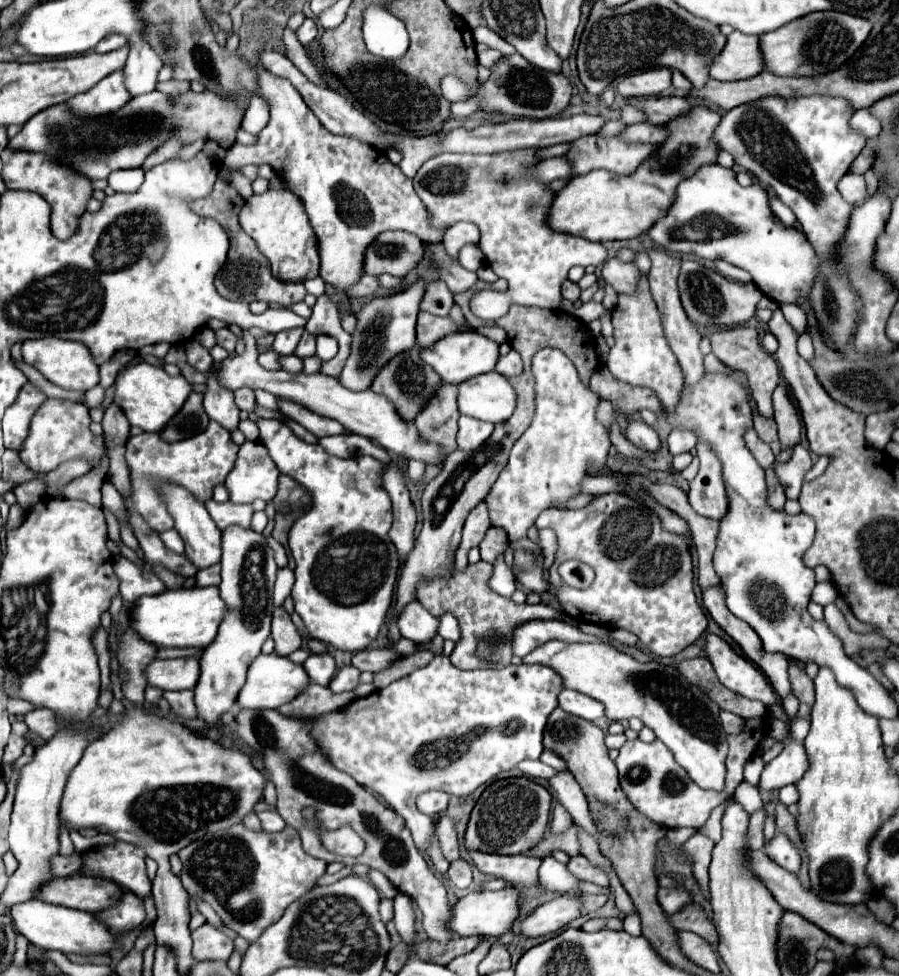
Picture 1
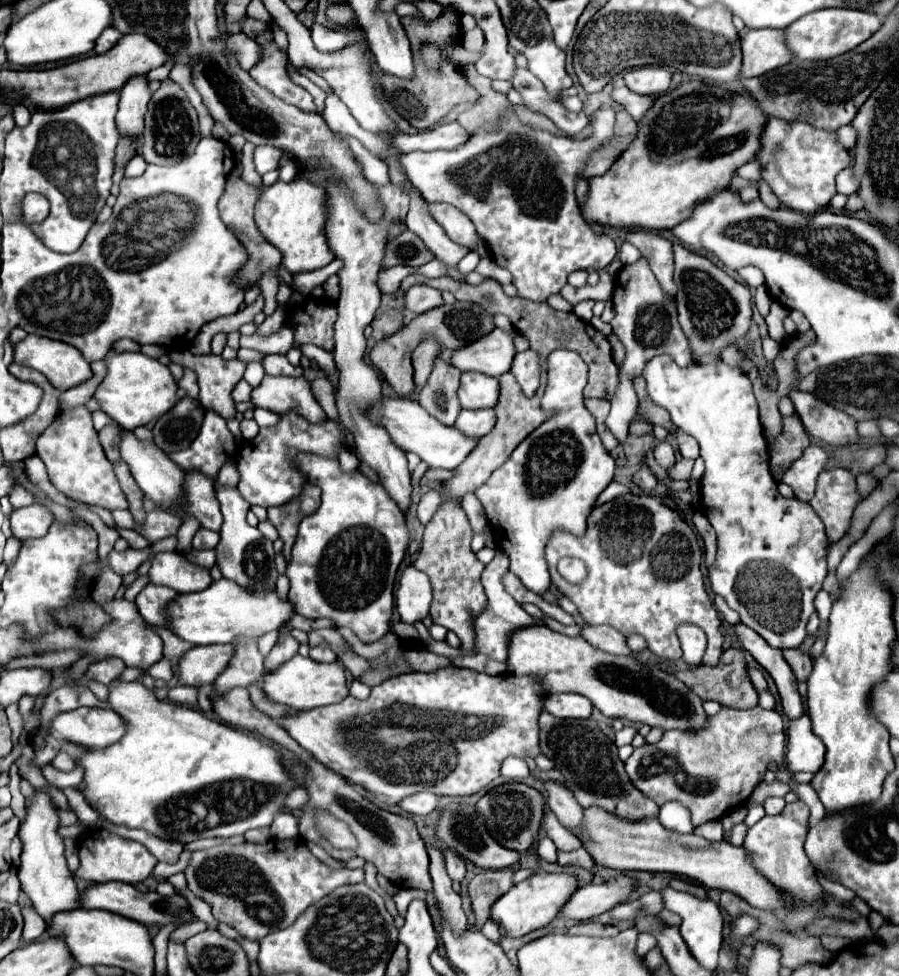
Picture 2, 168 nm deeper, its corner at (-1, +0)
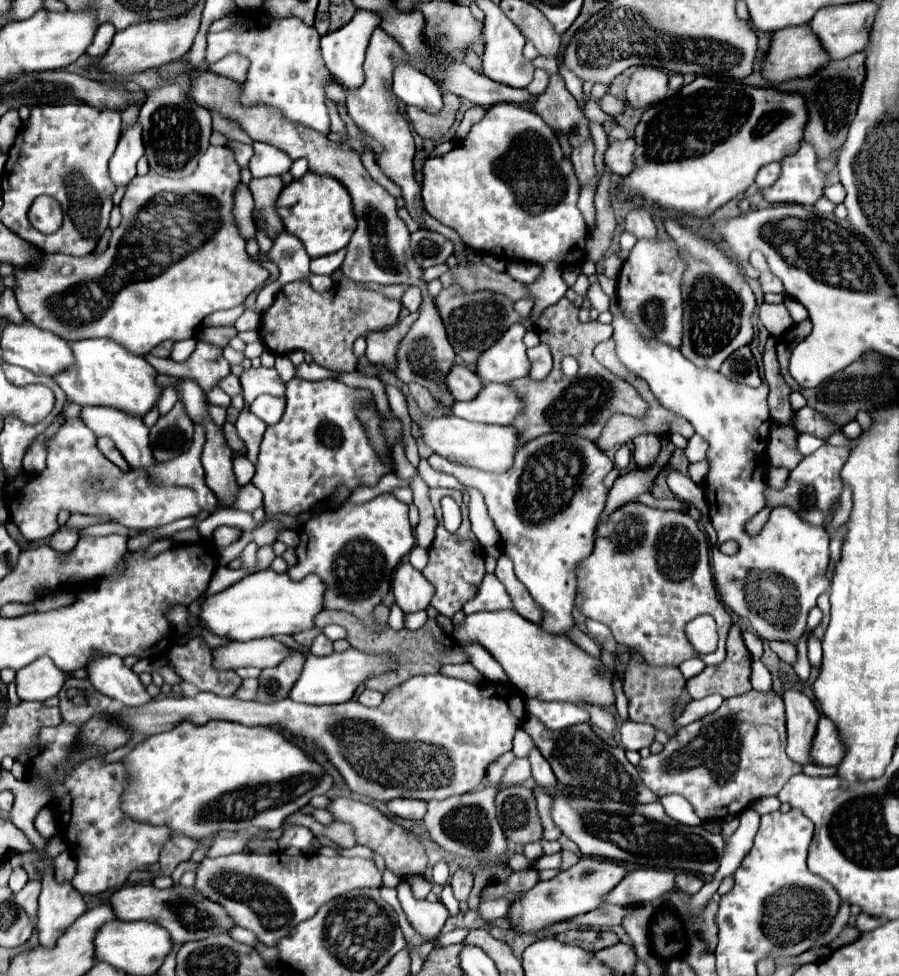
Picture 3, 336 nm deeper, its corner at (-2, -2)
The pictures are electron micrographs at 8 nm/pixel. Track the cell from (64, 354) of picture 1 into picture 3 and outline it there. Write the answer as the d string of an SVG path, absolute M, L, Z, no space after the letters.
M6 324L4 332L2 332L2 350L4 350L4 362L26 368L30 372L36 374L44 374L44 376L56 376L60 372L64 372L66 368L70 368L74 364L74 352L70 348L70 344L66 340L62 340L60 336L40 330L34 324Z

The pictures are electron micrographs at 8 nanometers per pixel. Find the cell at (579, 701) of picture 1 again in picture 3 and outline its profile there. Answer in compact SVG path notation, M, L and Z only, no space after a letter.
M528 700L528 712L552 730L568 728L568 726L582 724L582 722L590 720L588 712L584 708L580 708L578 704L574 704L574 702Z

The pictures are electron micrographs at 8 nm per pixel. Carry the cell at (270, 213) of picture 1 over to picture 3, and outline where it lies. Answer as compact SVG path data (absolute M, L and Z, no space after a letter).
M306 172L302 178L284 186L276 200L276 212L284 222L284 230L296 236L310 258L320 258L334 254L346 248L354 228L356 218L352 212L352 200L348 190L332 176L320 176L314 172Z

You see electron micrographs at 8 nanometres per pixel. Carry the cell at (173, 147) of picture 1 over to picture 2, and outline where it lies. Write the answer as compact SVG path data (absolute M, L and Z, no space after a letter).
M165 78L159 86L159 90L151 96L149 108L145 114L145 130L143 130L143 144L141 144L141 156L147 164L159 164L159 166L173 166L175 162L181 162L183 158L191 156L195 152L195 146L201 140L197 112L187 100L185 92L179 84Z

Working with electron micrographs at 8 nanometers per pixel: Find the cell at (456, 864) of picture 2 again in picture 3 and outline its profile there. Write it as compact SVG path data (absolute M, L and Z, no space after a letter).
M458 868L450 880L450 886L454 890L456 900L466 900L472 890L472 872L468 868Z

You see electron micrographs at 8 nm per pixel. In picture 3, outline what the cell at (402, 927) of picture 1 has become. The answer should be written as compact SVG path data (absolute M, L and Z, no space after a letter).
M408 882L398 884L398 900L402 904L402 910L406 912L406 918L410 926L424 938L424 940L436 940L446 918L448 910L442 902L428 902L428 900L418 900L412 894L412 888Z

